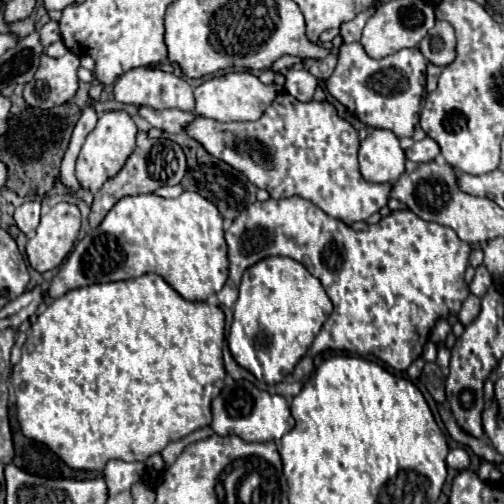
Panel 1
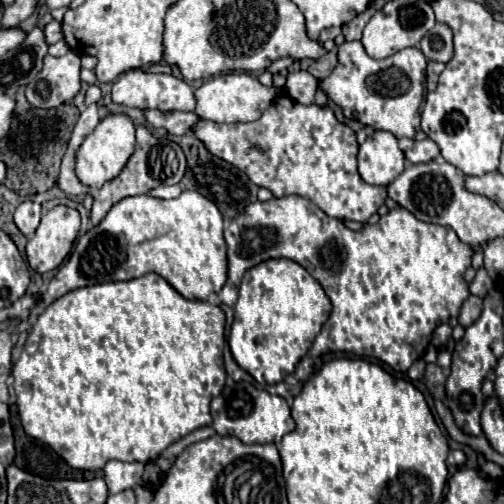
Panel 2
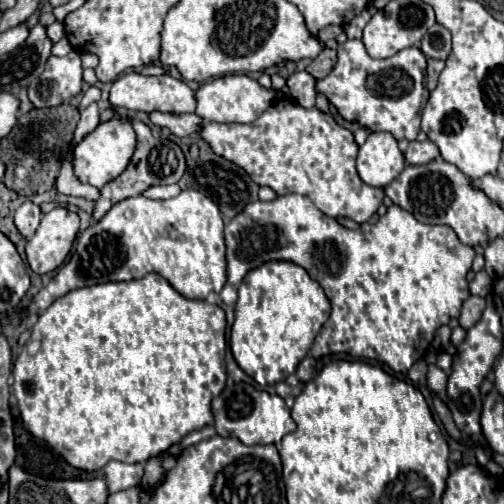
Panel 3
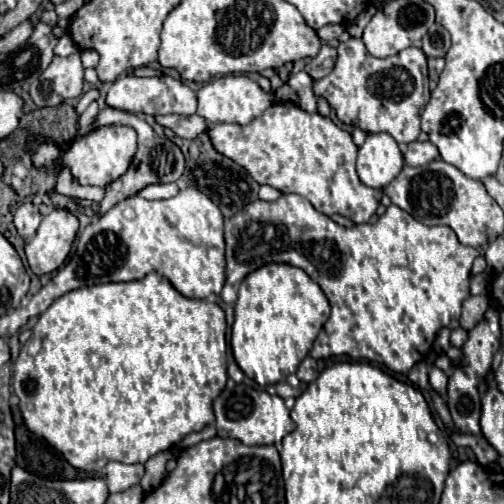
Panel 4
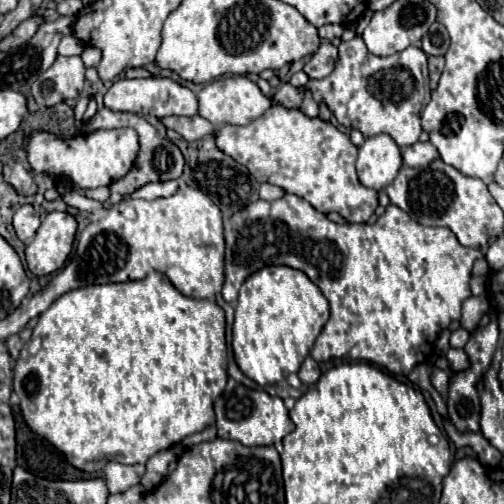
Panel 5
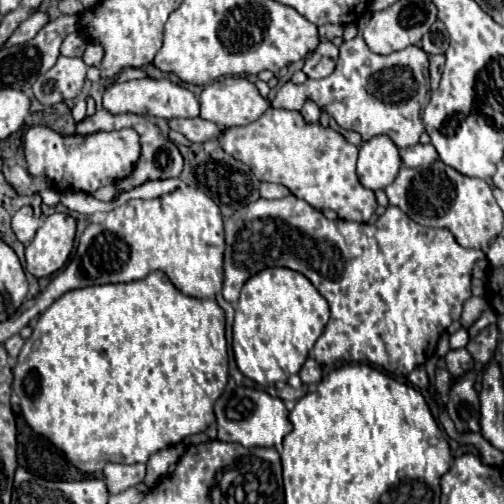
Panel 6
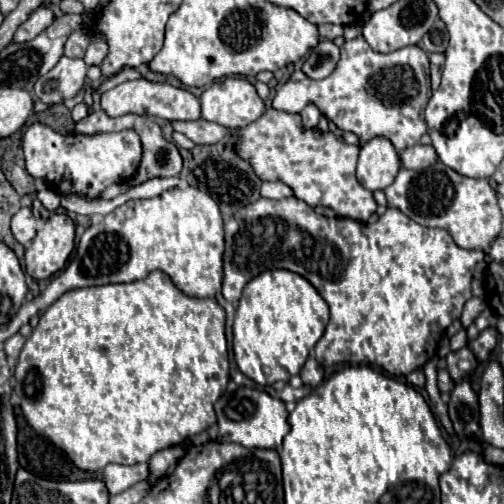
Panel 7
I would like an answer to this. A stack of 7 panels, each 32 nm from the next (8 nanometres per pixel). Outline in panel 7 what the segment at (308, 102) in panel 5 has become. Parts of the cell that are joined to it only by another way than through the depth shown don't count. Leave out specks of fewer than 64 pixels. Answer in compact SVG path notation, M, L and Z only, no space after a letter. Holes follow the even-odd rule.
M308 106L300 112L300 116L302 116L302 122L304 122L304 128L314 128L320 120L320 110L316 106Z

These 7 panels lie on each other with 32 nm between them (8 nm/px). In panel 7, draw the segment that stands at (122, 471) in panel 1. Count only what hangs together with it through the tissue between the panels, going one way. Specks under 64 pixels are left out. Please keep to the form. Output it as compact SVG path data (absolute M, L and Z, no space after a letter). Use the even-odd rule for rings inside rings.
M108 464L104 468L104 484L110 494L120 494L130 486L146 480L146 476L148 476L148 464L134 464L134 466Z

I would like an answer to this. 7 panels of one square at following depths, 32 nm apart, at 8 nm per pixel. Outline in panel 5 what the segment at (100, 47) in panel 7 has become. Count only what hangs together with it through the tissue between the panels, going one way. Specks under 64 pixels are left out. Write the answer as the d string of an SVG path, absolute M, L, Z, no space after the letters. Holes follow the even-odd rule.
M86 48L86 50L82 52L82 62L84 62L86 68L98 66L98 62L100 62L100 50L98 50L98 48Z

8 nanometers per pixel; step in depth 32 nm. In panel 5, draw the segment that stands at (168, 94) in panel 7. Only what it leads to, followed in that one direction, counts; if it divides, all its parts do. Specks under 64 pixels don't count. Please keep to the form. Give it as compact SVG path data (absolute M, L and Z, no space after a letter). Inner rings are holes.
M120 78L116 80L110 90L104 96L104 104L110 110L118 112L134 112L134 114L144 114L144 116L194 116L198 114L198 98L196 94L182 86L180 82L174 82L172 78Z

